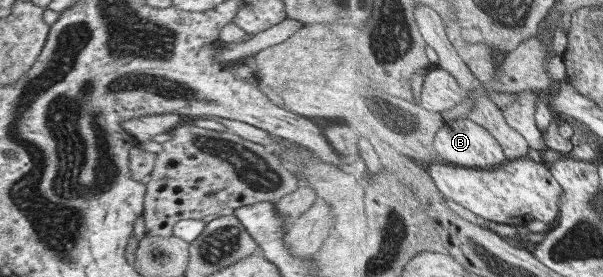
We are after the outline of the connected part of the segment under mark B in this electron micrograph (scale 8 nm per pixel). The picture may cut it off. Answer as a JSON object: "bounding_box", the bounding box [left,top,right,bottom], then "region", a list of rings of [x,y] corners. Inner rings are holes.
{"bounding_box":[433,117,506,170],"region":[[[469,117],[445,122],[433,140],[435,157],[442,158],[444,162],[458,166],[468,166],[471,168],[482,168],[483,170],[494,169],[506,163],[506,153],[501,148],[498,139],[488,128],[472,121]]]}

